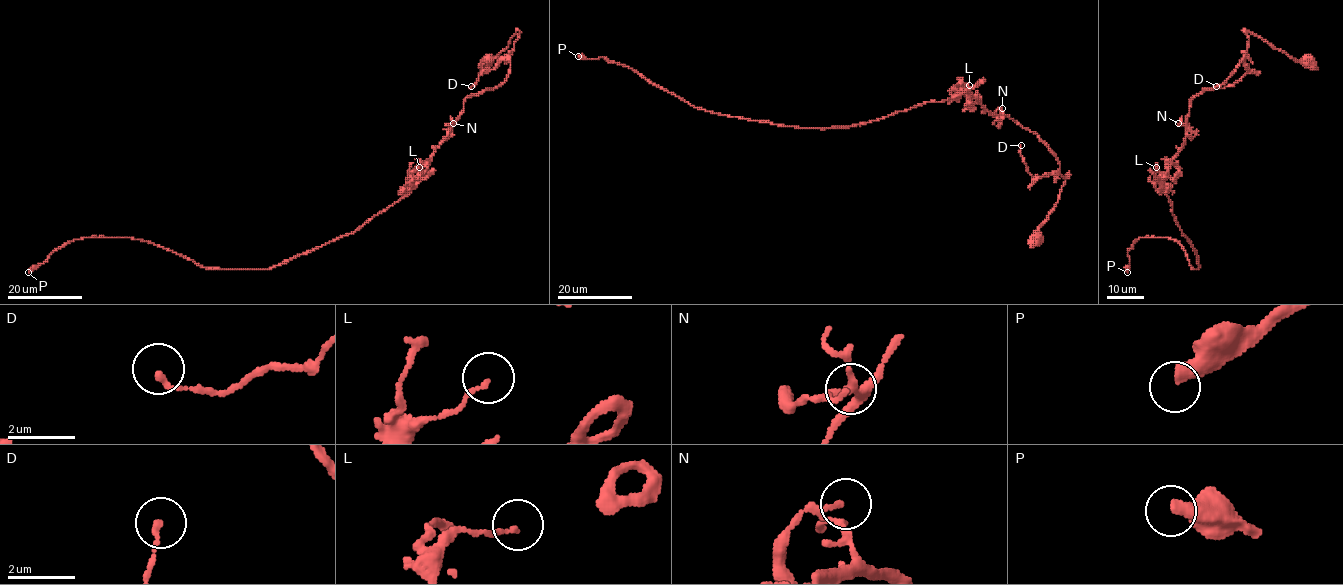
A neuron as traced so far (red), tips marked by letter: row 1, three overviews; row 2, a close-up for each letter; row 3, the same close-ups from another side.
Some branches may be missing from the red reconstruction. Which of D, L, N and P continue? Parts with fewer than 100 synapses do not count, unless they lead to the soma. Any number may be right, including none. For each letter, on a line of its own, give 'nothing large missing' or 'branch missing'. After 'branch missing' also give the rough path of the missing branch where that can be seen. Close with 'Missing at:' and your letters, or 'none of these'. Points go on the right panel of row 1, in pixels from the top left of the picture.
D: nothing large missing
L: nothing large missing
N: nothing large missing
P: nothing large missing
Missing at: none of these

